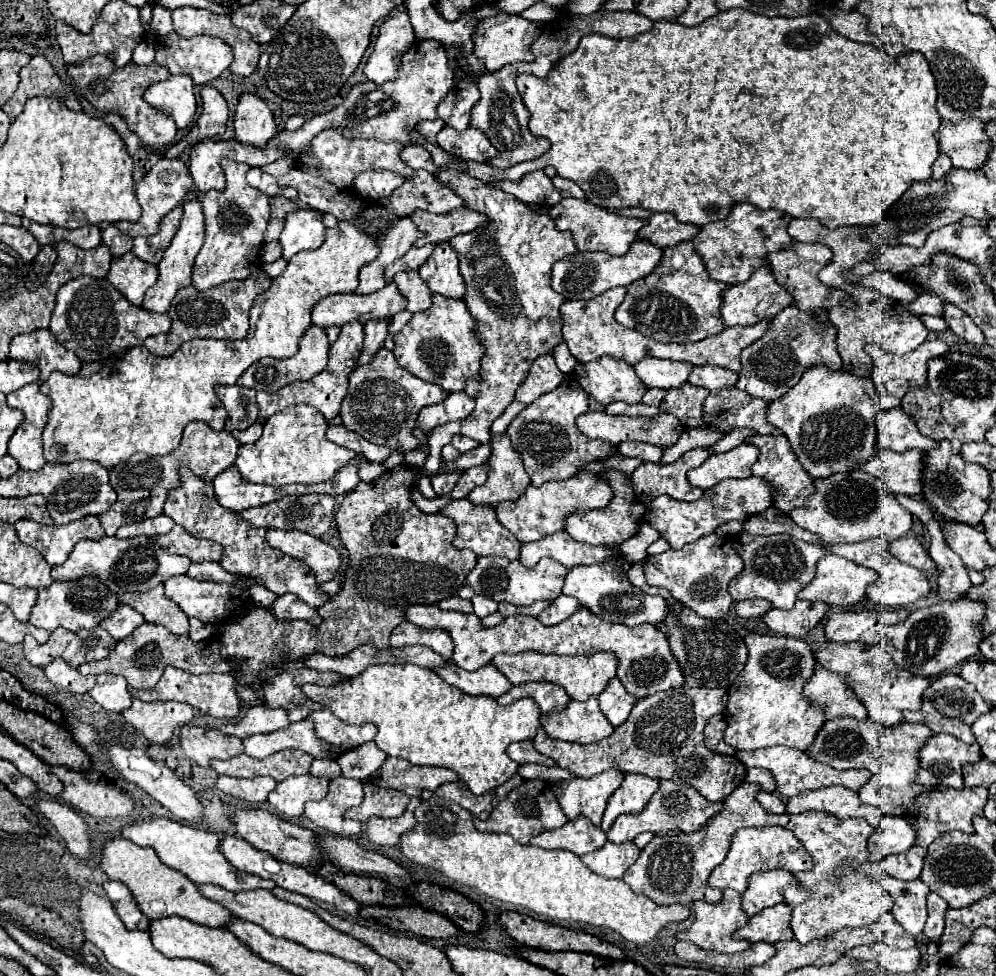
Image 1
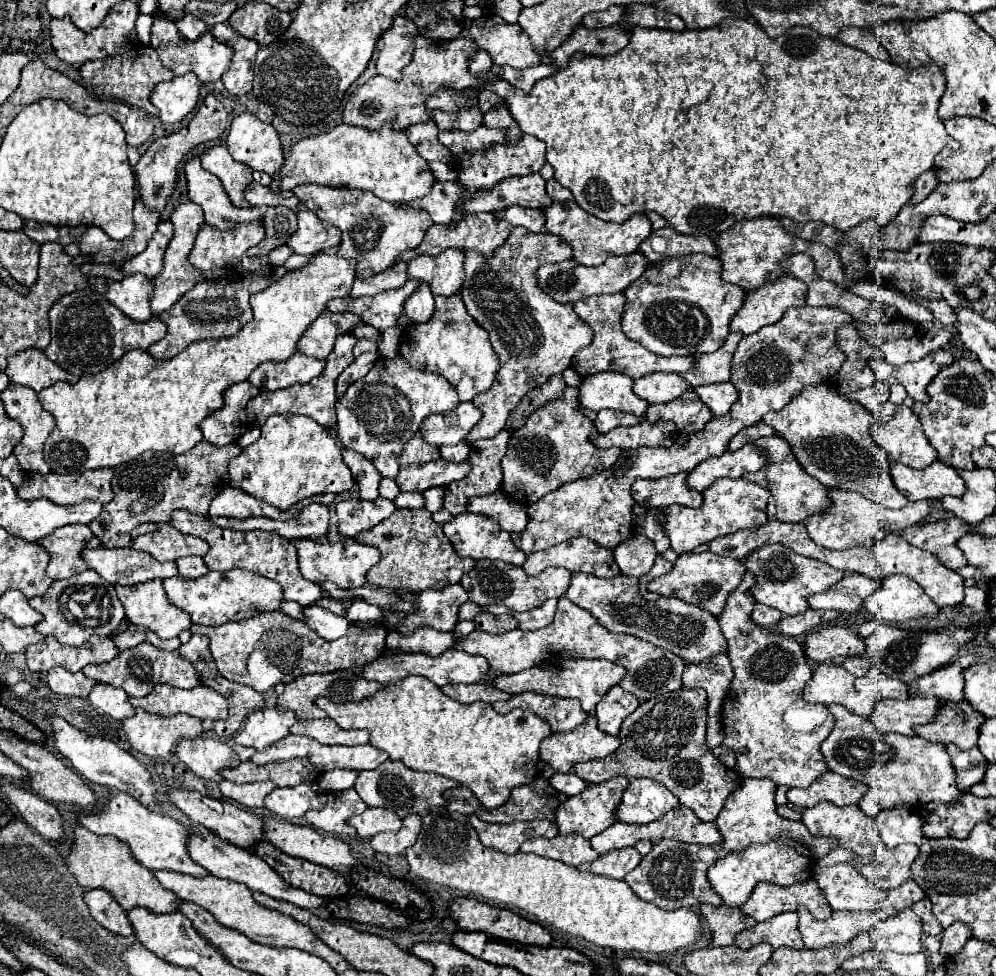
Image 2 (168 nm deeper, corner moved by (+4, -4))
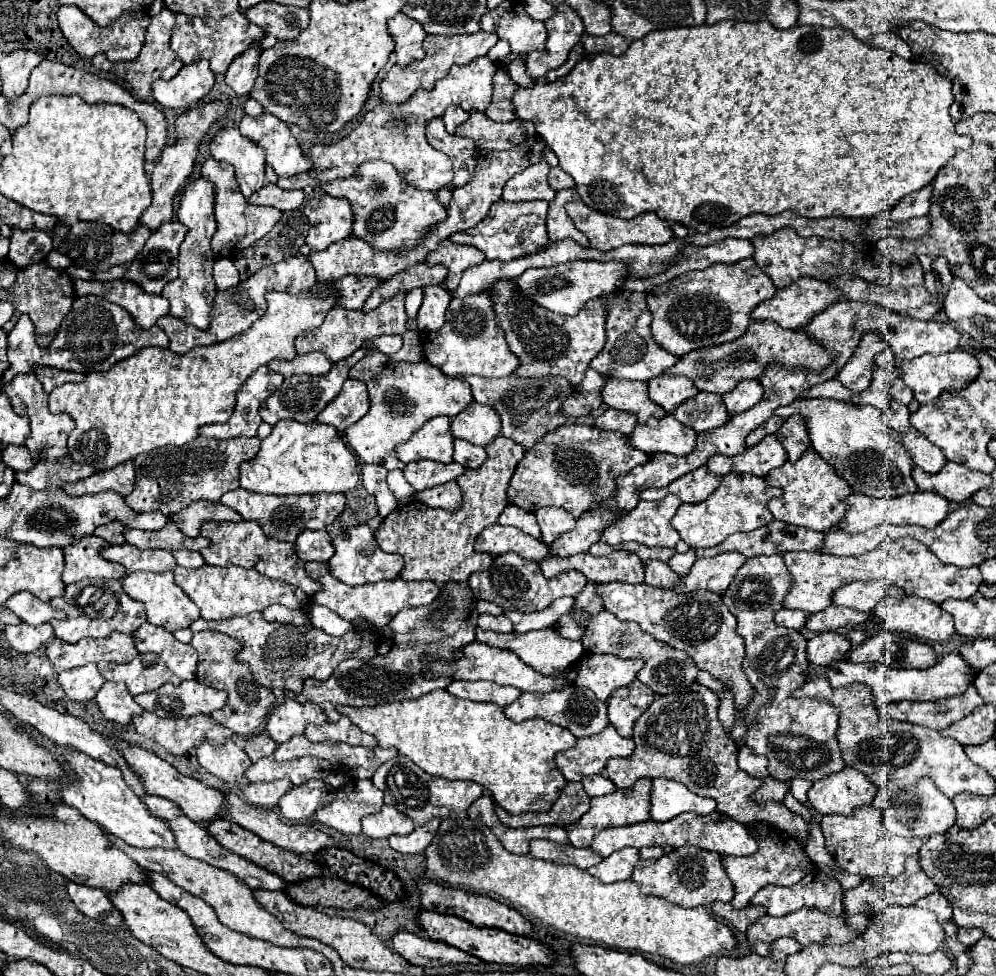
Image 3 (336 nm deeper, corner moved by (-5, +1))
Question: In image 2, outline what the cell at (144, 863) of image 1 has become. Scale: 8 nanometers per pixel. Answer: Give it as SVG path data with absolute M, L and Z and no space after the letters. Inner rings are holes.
M76 825L74 827L74 849L66 857L66 863L84 889L96 889L96 887L108 889L124 911L134 909L134 907L144 907L152 913L176 913L182 903L182 899L174 897L172 891L164 889L156 881L156 875L150 869L144 869L132 857L132 853L128 853L128 847L116 841L116 837L112 835L110 837L96 835L84 829L82 825Z

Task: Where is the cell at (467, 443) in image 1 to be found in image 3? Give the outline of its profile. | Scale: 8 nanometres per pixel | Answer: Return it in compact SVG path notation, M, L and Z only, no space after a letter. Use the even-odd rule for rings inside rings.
M455 440L453 460L459 462L463 468L479 468L487 460L487 454L483 446L475 446L465 440Z

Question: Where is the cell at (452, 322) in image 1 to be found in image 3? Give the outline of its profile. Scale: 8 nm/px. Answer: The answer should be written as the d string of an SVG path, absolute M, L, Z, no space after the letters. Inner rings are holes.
M471 294L465 298L453 298L447 316L445 326L437 334L423 334L423 346L425 346L425 358L433 366L437 366L447 376L485 376L485 378L505 378L513 374L513 370L519 366L519 358L509 350L509 344L505 340L505 332L501 332L501 326L495 320L493 304L489 294Z

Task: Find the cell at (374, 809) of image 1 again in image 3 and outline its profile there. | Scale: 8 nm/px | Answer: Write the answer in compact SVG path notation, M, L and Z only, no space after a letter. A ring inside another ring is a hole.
M383 806L381 812L365 816L363 820L363 834L369 838L387 838L391 834L411 834L415 830L413 820L409 820L405 814L401 814L393 806Z

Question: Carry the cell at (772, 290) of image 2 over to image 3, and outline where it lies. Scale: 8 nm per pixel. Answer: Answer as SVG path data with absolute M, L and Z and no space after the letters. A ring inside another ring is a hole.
M799 278L795 280L791 286L777 290L777 294L771 300L765 300L763 304L759 304L753 310L753 318L755 320L773 320L777 324L781 324L781 328L803 328L807 326L815 314L823 312L829 304L835 304L843 298L841 290L837 290L835 286L831 286L829 282L821 282L817 278Z

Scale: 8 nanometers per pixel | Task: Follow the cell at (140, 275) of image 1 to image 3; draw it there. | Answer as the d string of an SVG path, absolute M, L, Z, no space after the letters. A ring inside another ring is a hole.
M75 280L73 282L75 296L101 296L113 304L125 308L139 328L149 330L155 322L169 312L169 302L163 296L149 296L141 292L137 284L115 280L115 282L101 282L101 280Z

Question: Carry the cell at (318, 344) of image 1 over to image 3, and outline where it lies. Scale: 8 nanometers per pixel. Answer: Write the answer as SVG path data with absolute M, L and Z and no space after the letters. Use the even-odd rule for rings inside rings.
M309 352L303 356L295 356L293 360L273 360L269 364L269 368L273 372L287 376L293 374L309 374L309 376L321 376L327 374L331 368L331 362L327 360L327 356L323 352Z

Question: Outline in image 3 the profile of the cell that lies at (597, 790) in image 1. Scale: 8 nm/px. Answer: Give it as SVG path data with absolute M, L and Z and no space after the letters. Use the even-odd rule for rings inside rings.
M643 778L643 780L637 780L637 784L629 790L615 790L613 794L607 794L601 798L591 798L591 810L581 820L567 826L569 842L575 848L589 848L589 844L593 842L593 836L605 828L621 828L621 826L631 826L631 824L651 820L651 816L649 816L651 790L653 790L651 780Z

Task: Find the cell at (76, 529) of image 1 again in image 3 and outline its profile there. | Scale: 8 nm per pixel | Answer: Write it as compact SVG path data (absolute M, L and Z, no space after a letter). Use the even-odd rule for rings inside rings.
M87 536L75 540L69 548L65 548L65 572L63 582L73 584L83 578L99 578L99 580L121 580L125 576L125 568L121 564L107 562L101 558L99 550L109 546L105 540L97 536Z

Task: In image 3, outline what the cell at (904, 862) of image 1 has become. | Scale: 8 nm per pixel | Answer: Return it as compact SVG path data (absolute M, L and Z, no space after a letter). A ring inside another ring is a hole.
M873 806L857 808L851 816L829 814L821 820L821 832L825 836L825 848L835 858L841 870L849 874L859 874L863 878L877 876L897 876L905 868L909 856L917 856L923 840L919 838L897 838L891 836L881 820L881 812Z

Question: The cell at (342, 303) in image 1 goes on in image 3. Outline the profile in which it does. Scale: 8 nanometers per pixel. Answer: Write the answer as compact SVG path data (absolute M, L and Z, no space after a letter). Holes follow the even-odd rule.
M419 262L411 268L407 268L405 272L399 272L397 276L391 276L389 280L385 280L381 286L373 288L371 296L367 298L363 310L369 312L373 308L377 308L381 302L393 298L397 292L401 290L413 290L417 286L429 286L429 284L441 284L447 276L447 268L445 266L427 266L425 262Z

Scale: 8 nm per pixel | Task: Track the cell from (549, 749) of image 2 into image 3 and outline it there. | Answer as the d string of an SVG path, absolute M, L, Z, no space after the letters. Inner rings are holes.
M609 724L601 734L579 738L577 746L559 752L555 762L565 780L579 782L585 776L601 774L605 770L607 760L611 758L627 758L635 750L635 742L631 738L623 738Z

